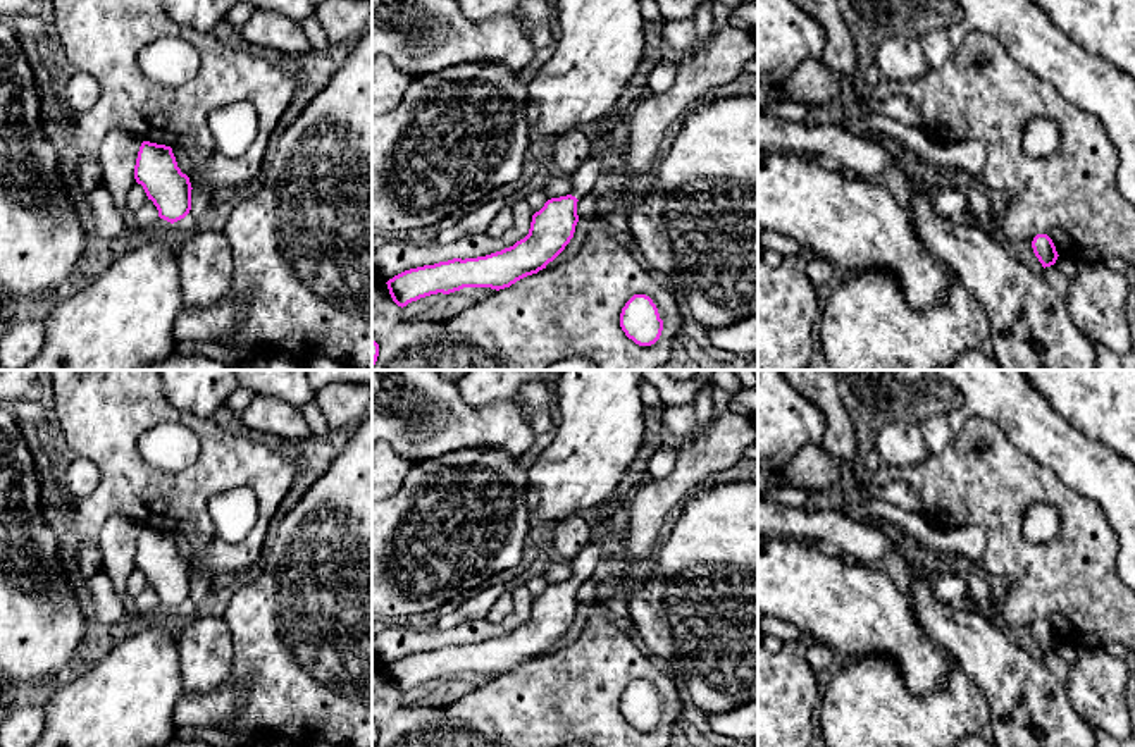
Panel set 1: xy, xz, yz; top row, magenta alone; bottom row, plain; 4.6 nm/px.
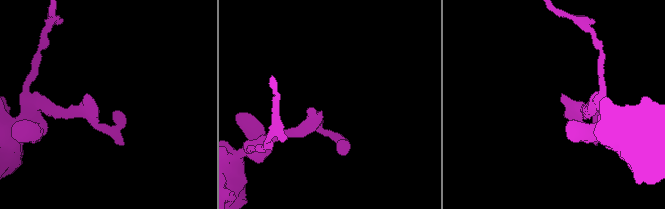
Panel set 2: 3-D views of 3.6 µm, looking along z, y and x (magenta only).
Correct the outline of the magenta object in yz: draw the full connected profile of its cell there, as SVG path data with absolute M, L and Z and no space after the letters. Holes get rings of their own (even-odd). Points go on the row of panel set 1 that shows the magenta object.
M1037 234L1032 241L1032 248L1044 269L1054 265L1059 256L1047 234Z

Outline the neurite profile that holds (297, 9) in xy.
M241 0L255 7L257 10L276 10L298 22L315 14L312 0Z

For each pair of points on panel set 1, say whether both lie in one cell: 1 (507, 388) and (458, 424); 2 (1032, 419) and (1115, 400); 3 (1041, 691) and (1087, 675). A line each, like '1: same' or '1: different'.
1: different
2: different
3: different

